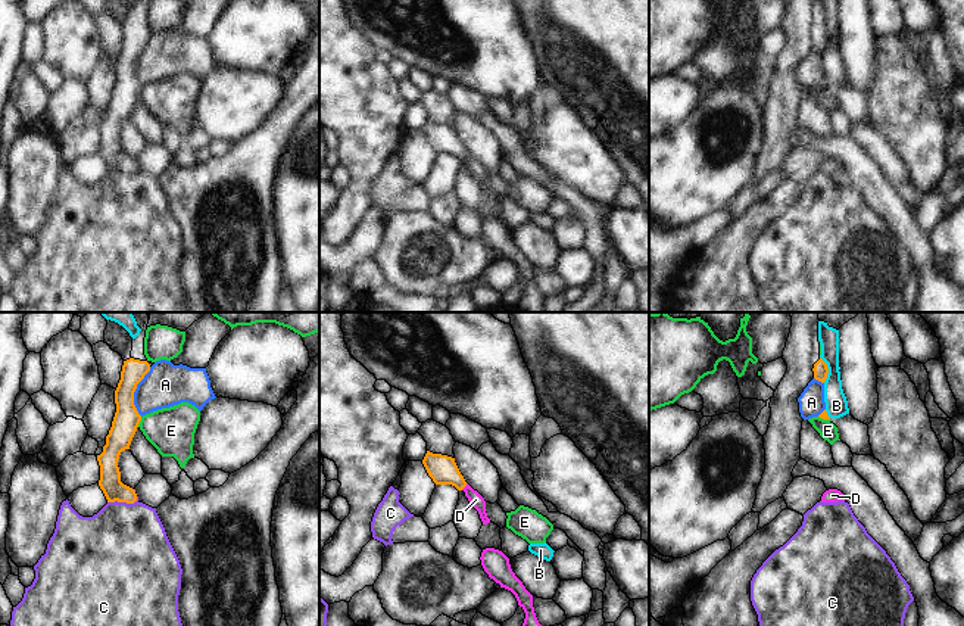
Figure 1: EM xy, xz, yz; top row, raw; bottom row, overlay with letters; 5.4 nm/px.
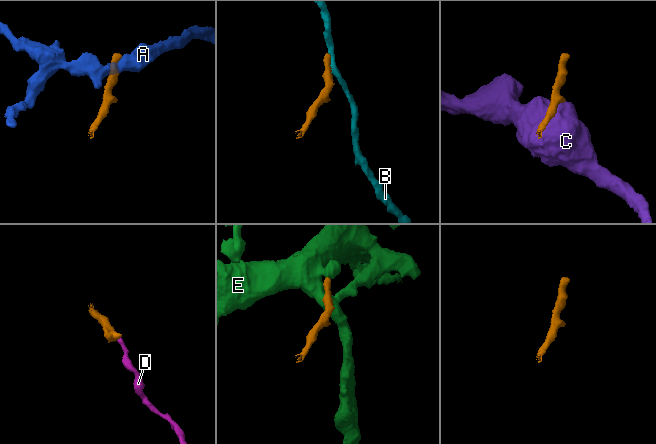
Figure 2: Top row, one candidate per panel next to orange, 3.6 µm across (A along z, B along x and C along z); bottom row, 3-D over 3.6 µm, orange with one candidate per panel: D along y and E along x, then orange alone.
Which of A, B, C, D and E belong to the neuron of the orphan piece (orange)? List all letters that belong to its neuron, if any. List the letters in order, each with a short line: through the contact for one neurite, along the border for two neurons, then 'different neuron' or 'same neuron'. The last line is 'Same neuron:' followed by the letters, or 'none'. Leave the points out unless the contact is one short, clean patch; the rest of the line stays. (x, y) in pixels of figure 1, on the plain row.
A: xy (150, 37), (134, 62), (134, 77), (140, 86) | different neuron
B: yz (820, 27), (827, 39), (824, 52) | different neuron
C: different neuron
D: xz (442, 139), (464, 156), (476, 170) | same neuron
E: xy (142, 87), (137, 96) | different neuron
Same neuron: D

